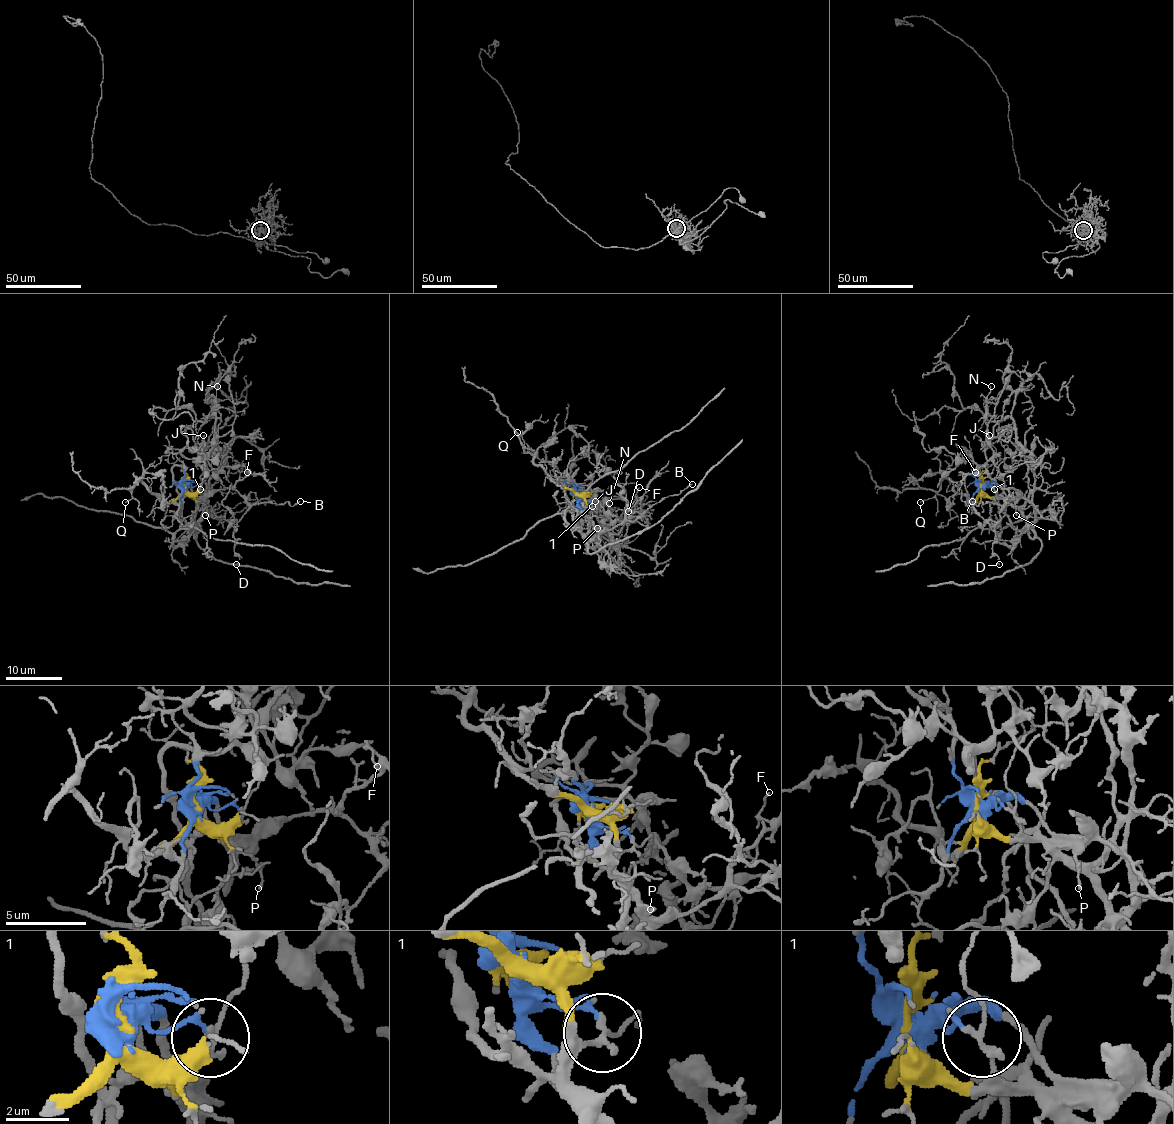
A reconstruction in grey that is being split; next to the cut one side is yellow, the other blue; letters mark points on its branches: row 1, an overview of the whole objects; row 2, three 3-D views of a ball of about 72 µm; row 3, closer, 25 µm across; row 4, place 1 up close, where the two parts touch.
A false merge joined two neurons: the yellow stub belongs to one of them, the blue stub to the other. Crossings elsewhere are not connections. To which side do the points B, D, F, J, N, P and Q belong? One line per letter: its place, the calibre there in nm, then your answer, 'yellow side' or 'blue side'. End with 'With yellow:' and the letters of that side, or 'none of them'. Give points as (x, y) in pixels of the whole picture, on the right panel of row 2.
B: place (972, 501); calibre 150 nm; blue side
D: place (999, 564); calibre 120 nm; blue side
F: place (975, 472); calibre 120 nm; blue side
J: place (989, 435); calibre 160 nm; yellow side
N: place (991, 386); calibre 100 nm; yellow side
P: place (1016, 515); calibre 140 nm; blue side
Q: place (920, 502); calibre 100 nm; yellow side
With yellow: J, N, Q

